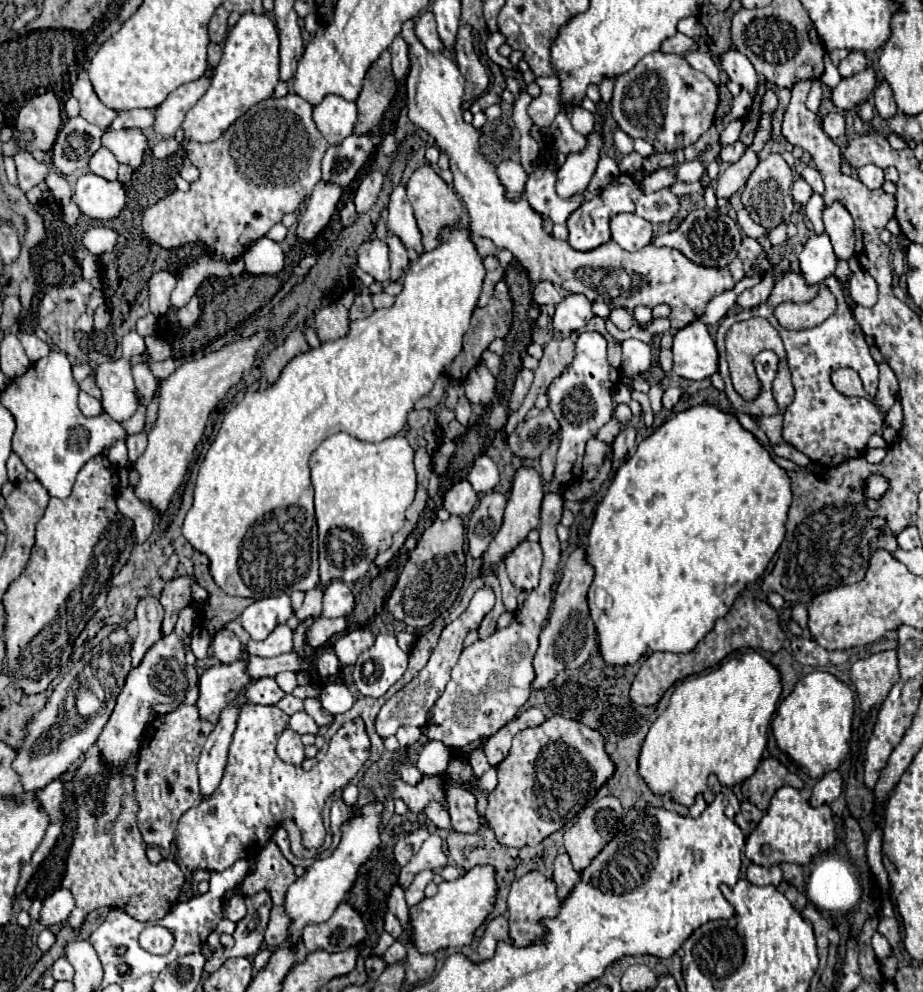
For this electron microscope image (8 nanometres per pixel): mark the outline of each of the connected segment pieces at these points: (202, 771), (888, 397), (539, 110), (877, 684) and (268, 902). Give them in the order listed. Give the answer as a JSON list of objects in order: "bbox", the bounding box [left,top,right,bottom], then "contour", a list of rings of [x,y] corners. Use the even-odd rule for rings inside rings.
[{"bbox":[198,694,246,798],"contour":[[[242,694],[240,700],[234,706],[228,706],[220,714],[220,720],[216,722],[216,728],[210,732],[210,736],[206,740],[206,746],[204,746],[200,762],[198,762],[202,798],[210,796],[222,780],[228,746],[230,746],[230,740],[232,740],[232,734],[234,734],[234,728],[236,728],[236,718],[238,718],[240,706],[244,702],[246,702],[246,696]]]},{"bbox":[874,362,898,414],"contour":[[[886,362],[880,364],[880,384],[878,384],[878,396],[874,396],[874,404],[878,404],[878,410],[886,414],[890,406],[898,400],[898,380],[890,366]]]},{"bbox":[528,76,560,126],"contour":[[[542,76],[536,78],[536,84],[540,86],[540,96],[532,100],[528,114],[534,120],[536,126],[550,126],[560,112],[560,80],[558,76]]]},{"bbox":[850,650,900,712],"contour":[[[886,650],[854,662],[850,668],[850,680],[856,688],[862,712],[870,712],[872,706],[880,706],[890,688],[900,680],[896,652]]]},{"bbox":[204,890,272,972],"contour":[[[262,890],[254,896],[246,896],[246,908],[248,908],[248,914],[238,922],[238,928],[234,932],[234,948],[226,950],[226,948],[220,948],[212,954],[210,960],[206,960],[206,966],[204,970],[206,972],[214,972],[218,970],[228,958],[234,958],[234,956],[254,956],[260,948],[262,948],[262,942],[264,942],[264,930],[268,926],[268,920],[270,920],[270,910],[272,910],[272,898],[270,898],[270,892]]]}]

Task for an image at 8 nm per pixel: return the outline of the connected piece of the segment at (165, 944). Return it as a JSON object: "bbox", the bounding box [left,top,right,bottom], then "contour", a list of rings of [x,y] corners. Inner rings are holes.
{"bbox":[140,926,174,954],"contour":[[[148,926],[142,934],[140,934],[140,946],[144,950],[148,950],[150,954],[168,954],[170,948],[174,944],[172,934],[162,928],[162,926]]]}

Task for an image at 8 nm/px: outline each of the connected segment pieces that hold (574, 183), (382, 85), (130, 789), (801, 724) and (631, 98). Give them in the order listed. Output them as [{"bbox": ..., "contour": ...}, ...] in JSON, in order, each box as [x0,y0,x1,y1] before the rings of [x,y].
[{"bbox":[556,132,604,198],"contour":[[[590,132],[586,136],[586,146],[582,152],[566,154],[566,162],[558,168],[558,180],[556,180],[556,192],[560,198],[570,198],[586,190],[592,174],[596,172],[602,144],[604,144],[602,134]]]},{"bbox":[354,50,396,136],"contour":[[[384,50],[380,58],[366,72],[362,92],[356,100],[358,124],[354,126],[354,134],[358,136],[368,134],[380,124],[382,114],[388,108],[394,92],[396,92],[396,80],[390,68],[390,52]]]},{"bbox":[62,748,184,928],"contour":[[[96,748],[88,752],[76,766],[78,768],[76,768],[76,776],[72,784],[76,788],[76,802],[78,802],[78,828],[76,828],[76,836],[68,852],[66,874],[62,880],[62,886],[72,890],[76,908],[72,910],[66,922],[74,928],[80,928],[84,924],[86,914],[102,906],[116,906],[128,912],[136,920],[160,920],[162,916],[166,916],[166,912],[170,912],[170,908],[174,908],[178,894],[182,890],[182,884],[184,884],[184,872],[174,860],[162,860],[160,864],[150,864],[150,860],[146,858],[146,844],[136,824],[138,804],[134,800],[134,782],[132,782],[136,758],[128,762],[126,778],[112,776],[112,772],[102,764]]]},{"bbox":[772,670,854,806],"contour":[[[820,670],[810,672],[802,680],[798,680],[790,696],[786,696],[780,702],[774,714],[772,734],[776,738],[778,748],[786,752],[798,766],[810,770],[808,774],[812,774],[812,778],[818,778],[826,772],[812,788],[812,798],[810,798],[812,806],[832,804],[842,792],[842,776],[836,768],[848,754],[852,714],[854,714],[852,690],[832,674]]]},{"bbox":[612,52,718,152],"contour":[[[650,52],[646,54],[632,70],[622,74],[616,80],[614,96],[612,96],[612,116],[618,126],[630,138],[644,138],[654,144],[656,152],[676,152],[680,148],[692,146],[714,122],[714,114],[718,108],[718,86],[704,74],[694,70],[682,56]]]}]

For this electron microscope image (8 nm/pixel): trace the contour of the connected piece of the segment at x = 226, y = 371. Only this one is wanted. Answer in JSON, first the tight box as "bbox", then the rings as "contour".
{"bbox":[134,330,272,512],"contour":[[[262,330],[262,332],[256,332],[254,336],[234,340],[216,352],[184,362],[180,368],[176,368],[174,374],[170,374],[164,380],[160,388],[156,426],[148,434],[146,452],[136,460],[136,466],[134,466],[140,474],[140,482],[134,488],[140,500],[150,502],[158,512],[166,512],[172,494],[180,488],[184,480],[188,462],[192,460],[194,448],[204,434],[210,412],[228,394],[228,390],[242,380],[244,372],[252,368],[258,350],[262,350],[270,340],[272,340],[270,330]]]}

